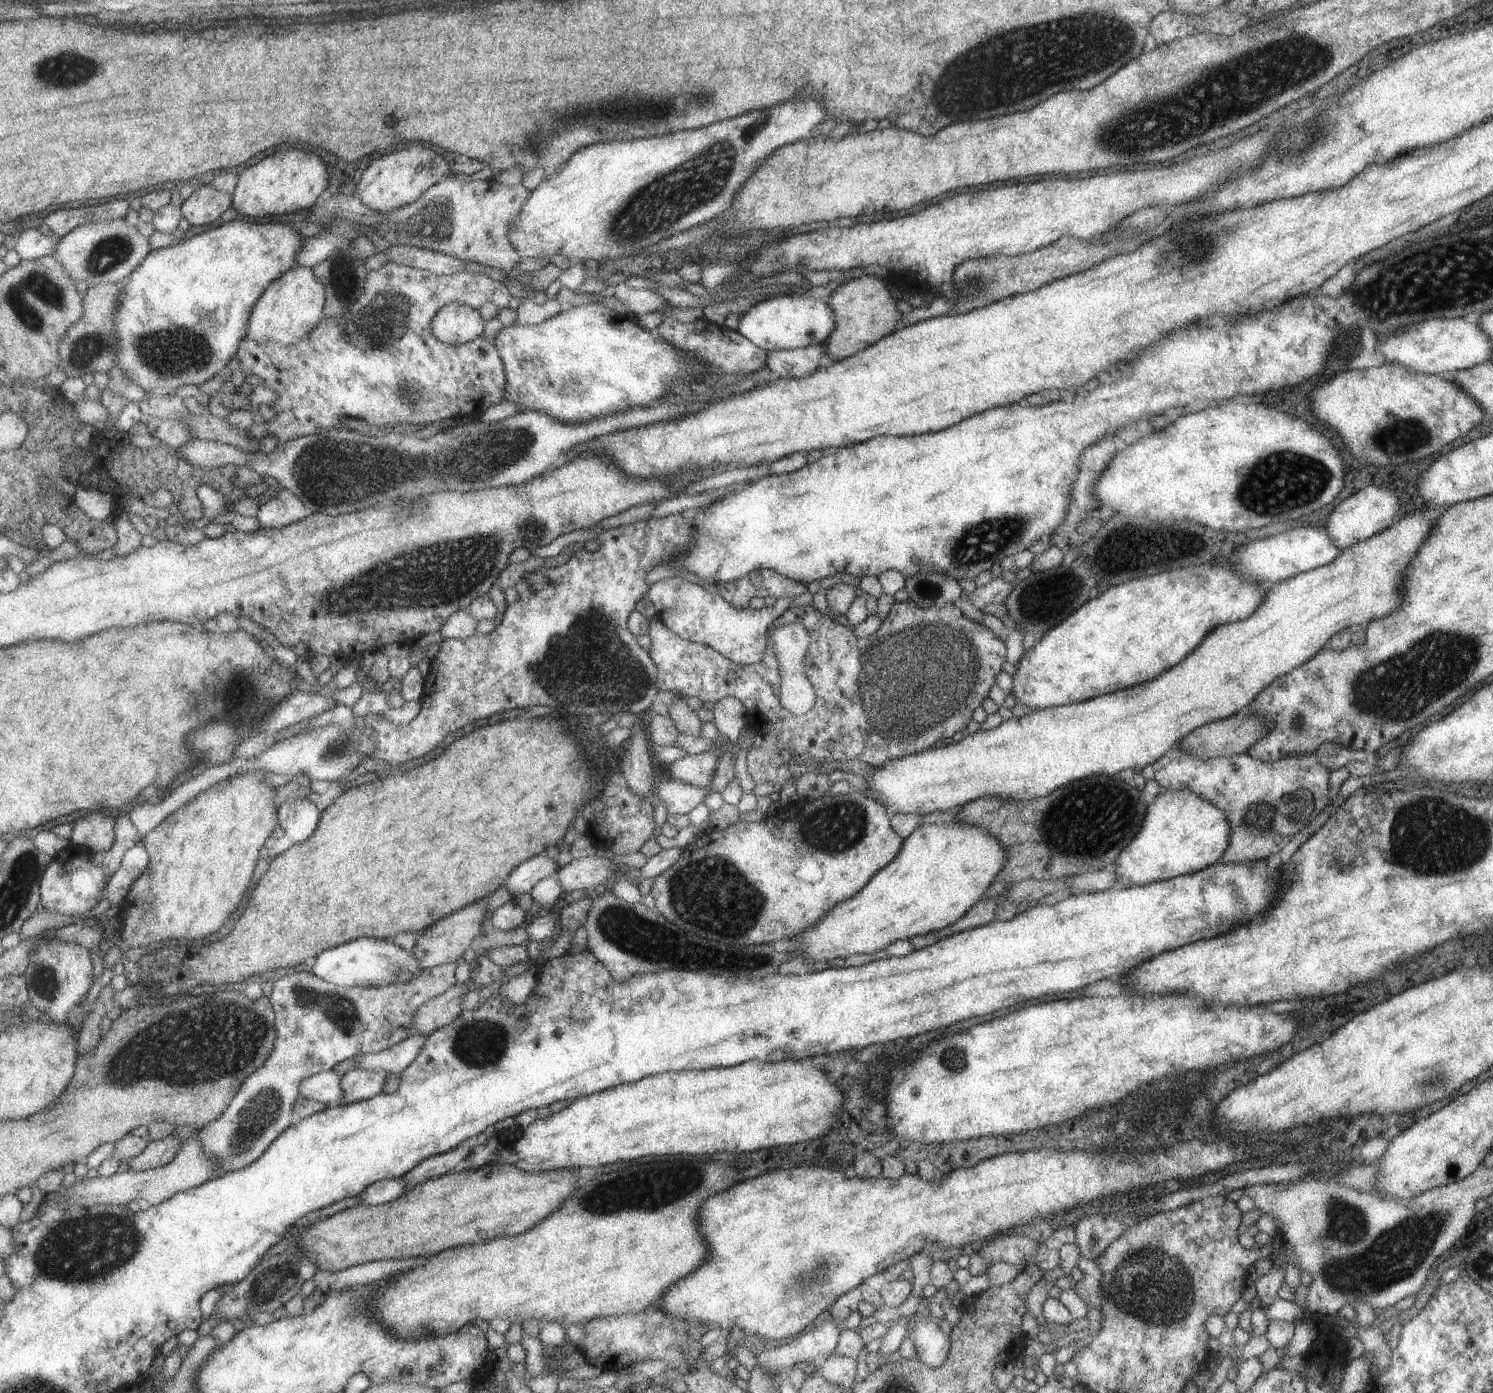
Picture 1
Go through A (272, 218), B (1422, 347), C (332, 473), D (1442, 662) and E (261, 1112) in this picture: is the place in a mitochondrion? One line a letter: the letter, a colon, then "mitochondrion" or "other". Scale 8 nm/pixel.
A: other
B: other
C: mitochondrion
D: mitochondrion
E: mitochondrion

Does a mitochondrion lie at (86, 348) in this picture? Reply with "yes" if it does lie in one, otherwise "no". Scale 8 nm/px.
yes

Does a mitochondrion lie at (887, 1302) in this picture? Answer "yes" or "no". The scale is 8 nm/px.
no

